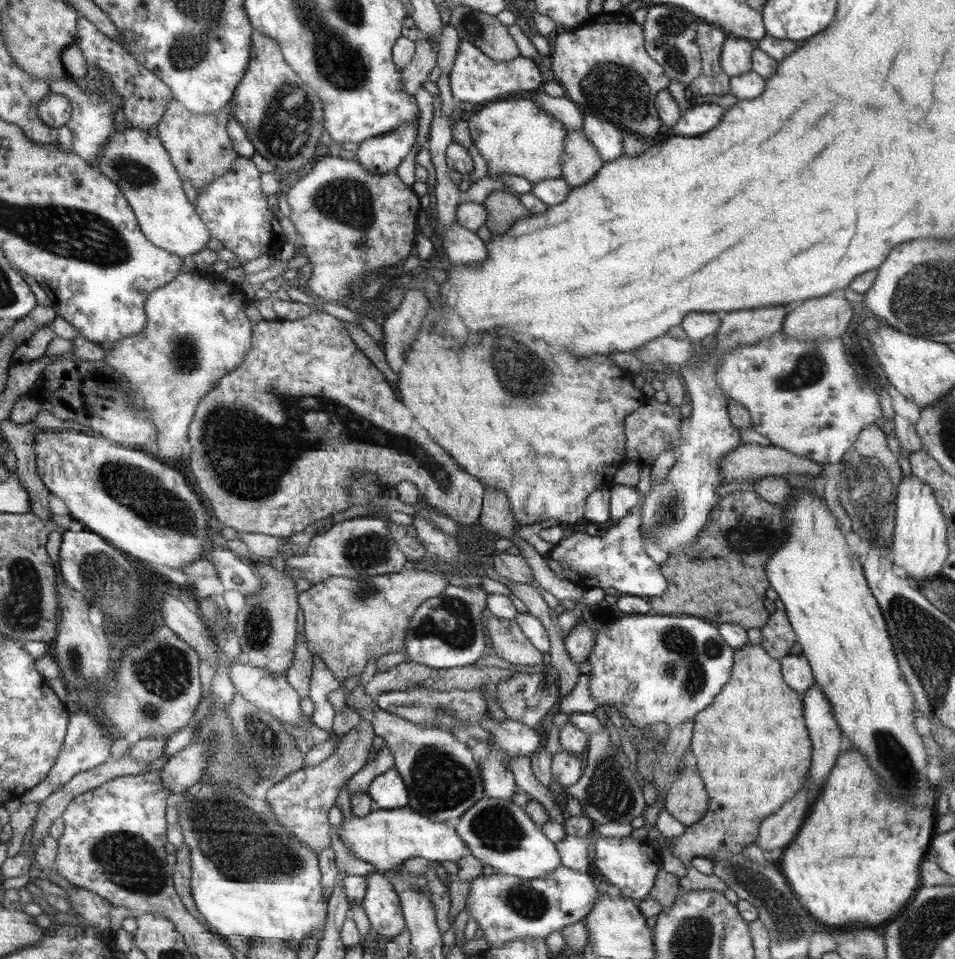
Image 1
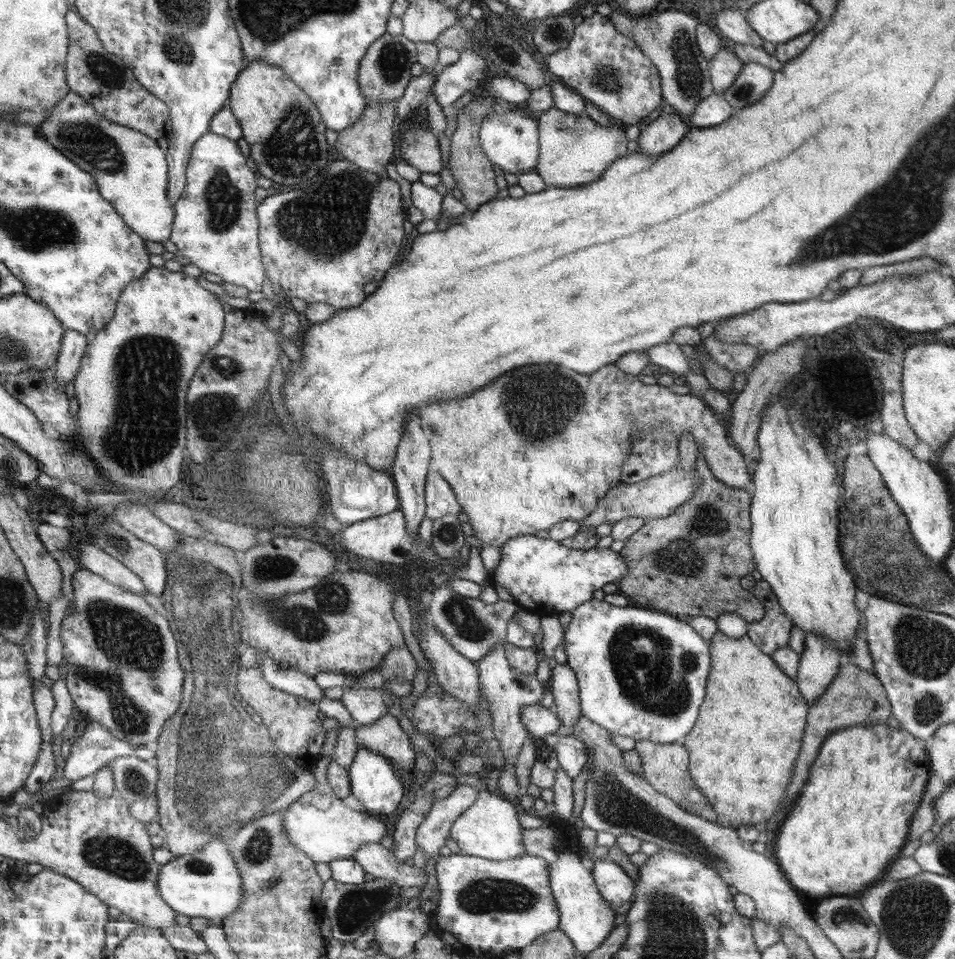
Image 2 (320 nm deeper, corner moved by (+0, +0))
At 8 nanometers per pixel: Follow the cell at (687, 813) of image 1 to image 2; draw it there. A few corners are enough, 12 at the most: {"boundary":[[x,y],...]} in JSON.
{"boundary":[[639,740],[640,773],[690,814],[717,812],[684,745]]}

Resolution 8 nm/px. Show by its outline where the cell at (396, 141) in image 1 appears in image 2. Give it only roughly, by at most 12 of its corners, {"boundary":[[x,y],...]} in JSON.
{"boundary":[[412,77],[395,111],[400,123],[426,100],[436,77]]}

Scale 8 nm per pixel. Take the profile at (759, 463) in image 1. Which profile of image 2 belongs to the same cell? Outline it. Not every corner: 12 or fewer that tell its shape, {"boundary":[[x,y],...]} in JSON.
{"boundary":[[695,466],[618,483],[581,521],[664,518],[693,497]]}

